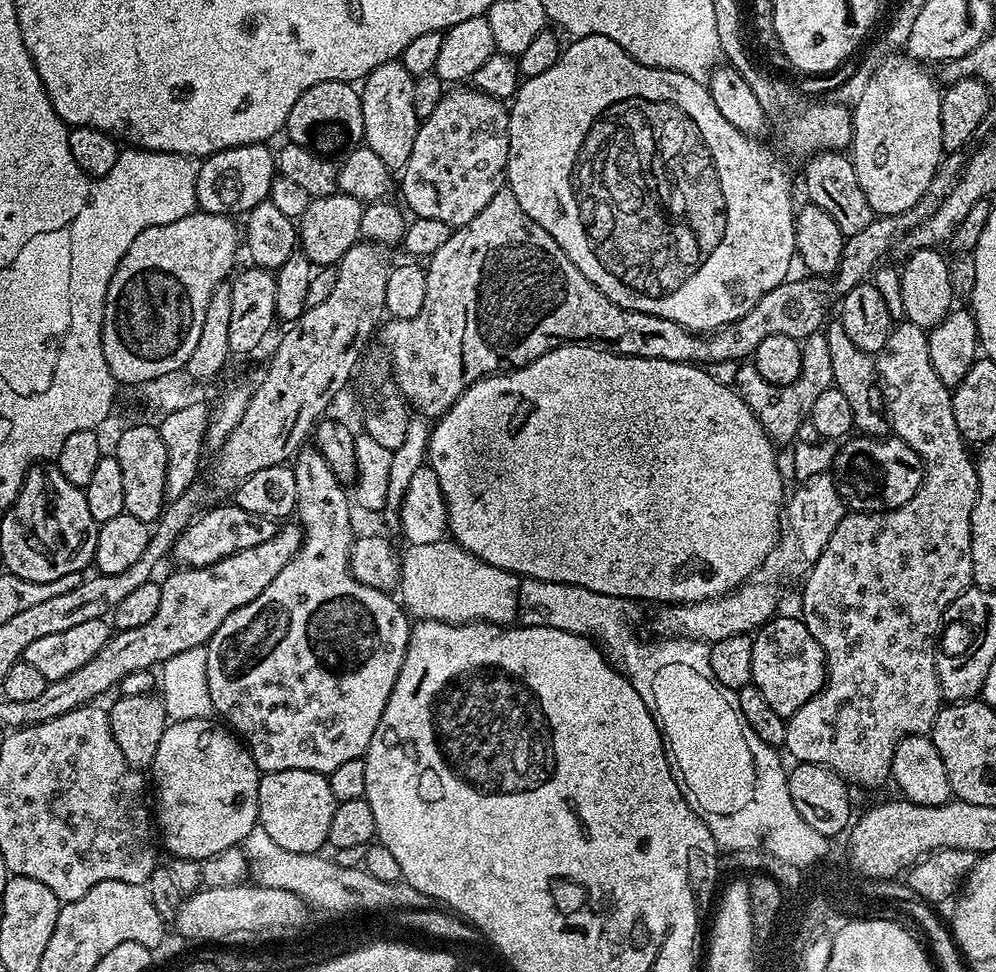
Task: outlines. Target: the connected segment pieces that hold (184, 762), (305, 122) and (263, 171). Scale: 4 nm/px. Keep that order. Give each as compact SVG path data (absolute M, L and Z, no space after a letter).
M212 718L171 721L162 734L162 742L158 742L150 769L151 783L152 780L156 783L154 816L158 821L163 847L165 844L177 860L203 862L222 850L243 845L250 830L258 824L258 786L261 775L244 741L223 723Z
M331 80L318 82L318 86L310 86L294 102L288 115L286 125L287 139L298 146L306 146L313 152L321 154L343 153L353 146L359 145L364 138L362 122L362 102L359 91L347 80Z
M267 143L263 144L243 144L227 148L221 152L215 152L212 156L205 156L200 160L198 170L198 182L196 183L196 207L201 212L209 212L215 216L239 217L246 214L258 202L269 199L271 194L271 184L278 176L276 158L273 149L268 149Z

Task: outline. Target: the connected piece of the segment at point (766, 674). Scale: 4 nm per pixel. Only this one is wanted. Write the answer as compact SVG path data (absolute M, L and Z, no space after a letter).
M777 614L752 636L752 683L762 690L762 698L782 717L793 716L824 688L826 657L822 646L806 630L803 619Z

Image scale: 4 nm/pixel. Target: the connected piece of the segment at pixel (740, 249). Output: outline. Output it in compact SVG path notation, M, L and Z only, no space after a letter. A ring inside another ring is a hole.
M577 36L571 43L569 48L567 45L561 51L558 62L554 62L554 66L550 66L550 70L545 70L544 73L537 76L527 77L511 101L508 108L507 191L512 192L514 198L518 198L518 206L522 206L522 210L526 210L526 214L530 214L530 218L534 218L534 222L538 222L538 226L542 226L542 230L546 230L546 234L550 234L550 238L554 238L554 242L558 242L558 246L562 246L566 258L570 258L570 262L574 262L574 266L578 266L578 270L582 270L582 274L586 274L586 278L590 278L590 282L594 282L594 286L598 286L598 290L602 290L602 294L606 294L606 298L610 298L610 302L614 302L626 310L670 318L681 324L683 328L689 328L691 332L697 334L707 334L715 332L718 328L728 327L738 318L742 318L742 314L749 312L760 301L762 294L774 290L774 286L783 284L785 280L789 279L791 272L788 271L791 270L792 260L794 264L796 256L796 217L794 207L792 208L792 180L788 177L783 162L776 160L777 153L775 151L772 153L766 145L759 144L761 142L759 139L747 136L742 130L730 126L730 122L726 122L726 118L722 118L722 114L718 114L718 106L714 106L714 98L710 98L707 87L701 81L690 78L686 74L678 74L674 70L646 66L635 60L630 54L626 54L626 50L622 50L622 46L618 46L618 42L610 42L610 38L605 36Z

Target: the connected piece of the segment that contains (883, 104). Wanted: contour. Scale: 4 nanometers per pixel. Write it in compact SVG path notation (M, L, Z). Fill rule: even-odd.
M893 54L878 67L876 73L870 78L868 87L863 93L863 97L851 109L852 116L852 141L850 145L850 159L854 170L858 174L858 186L862 186L862 194L866 194L866 202L870 202L873 213L876 216L893 216L894 214L902 214L906 210L910 210L920 201L928 192L930 182L936 176L936 170L940 166L940 161L944 159L946 153L942 146L942 95L941 85L938 83L937 77L927 72L925 65L919 60L913 60L907 54Z

